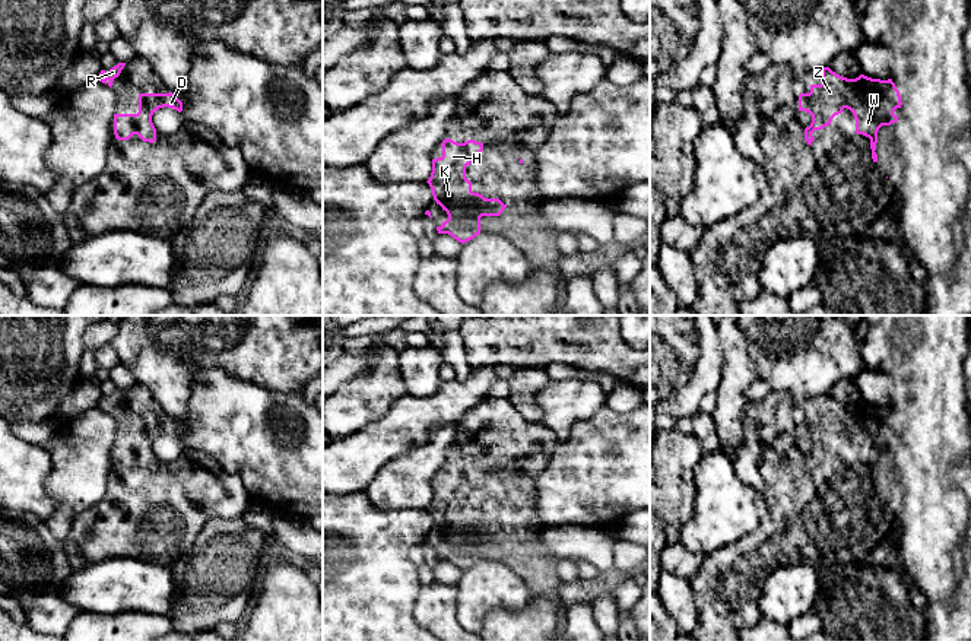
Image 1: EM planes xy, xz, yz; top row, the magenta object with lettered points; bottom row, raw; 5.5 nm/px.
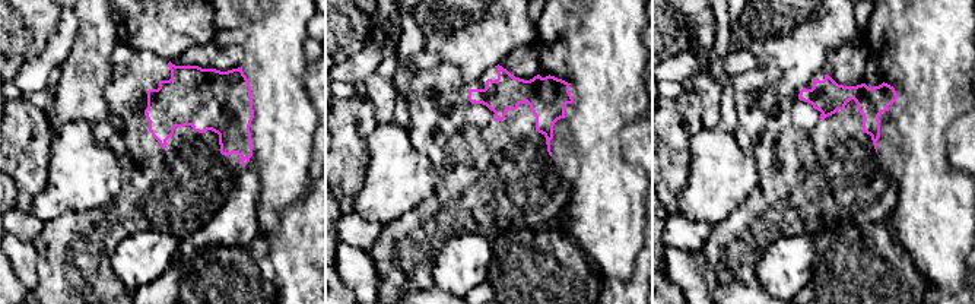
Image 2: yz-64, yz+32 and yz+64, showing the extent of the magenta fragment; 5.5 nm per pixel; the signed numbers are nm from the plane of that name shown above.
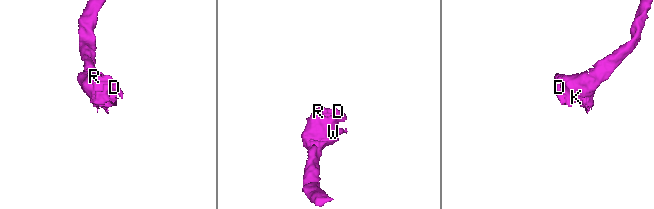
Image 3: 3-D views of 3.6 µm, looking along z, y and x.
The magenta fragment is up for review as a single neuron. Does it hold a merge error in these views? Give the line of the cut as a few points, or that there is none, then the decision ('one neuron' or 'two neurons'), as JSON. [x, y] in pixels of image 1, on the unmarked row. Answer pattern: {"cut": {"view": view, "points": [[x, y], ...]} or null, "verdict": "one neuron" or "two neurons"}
{"cut": null, "verdict": "one neuron"}

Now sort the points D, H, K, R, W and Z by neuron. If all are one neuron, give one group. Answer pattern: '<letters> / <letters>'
D H K R W Z

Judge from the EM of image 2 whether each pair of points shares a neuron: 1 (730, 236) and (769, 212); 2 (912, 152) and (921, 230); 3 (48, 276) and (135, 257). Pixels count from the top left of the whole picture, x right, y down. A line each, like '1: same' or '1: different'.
1: same
2: same
3: different

